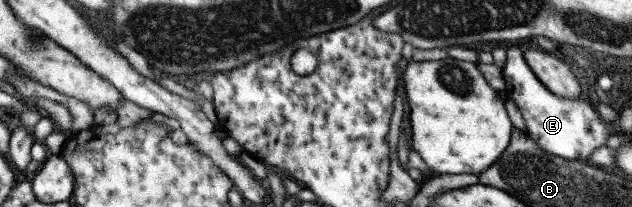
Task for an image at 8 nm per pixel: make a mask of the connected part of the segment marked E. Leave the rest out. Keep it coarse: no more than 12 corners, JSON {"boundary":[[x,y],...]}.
{"boundary":[[506,50],[504,95],[548,153],[588,161],[616,133],[581,98],[559,98]]}

